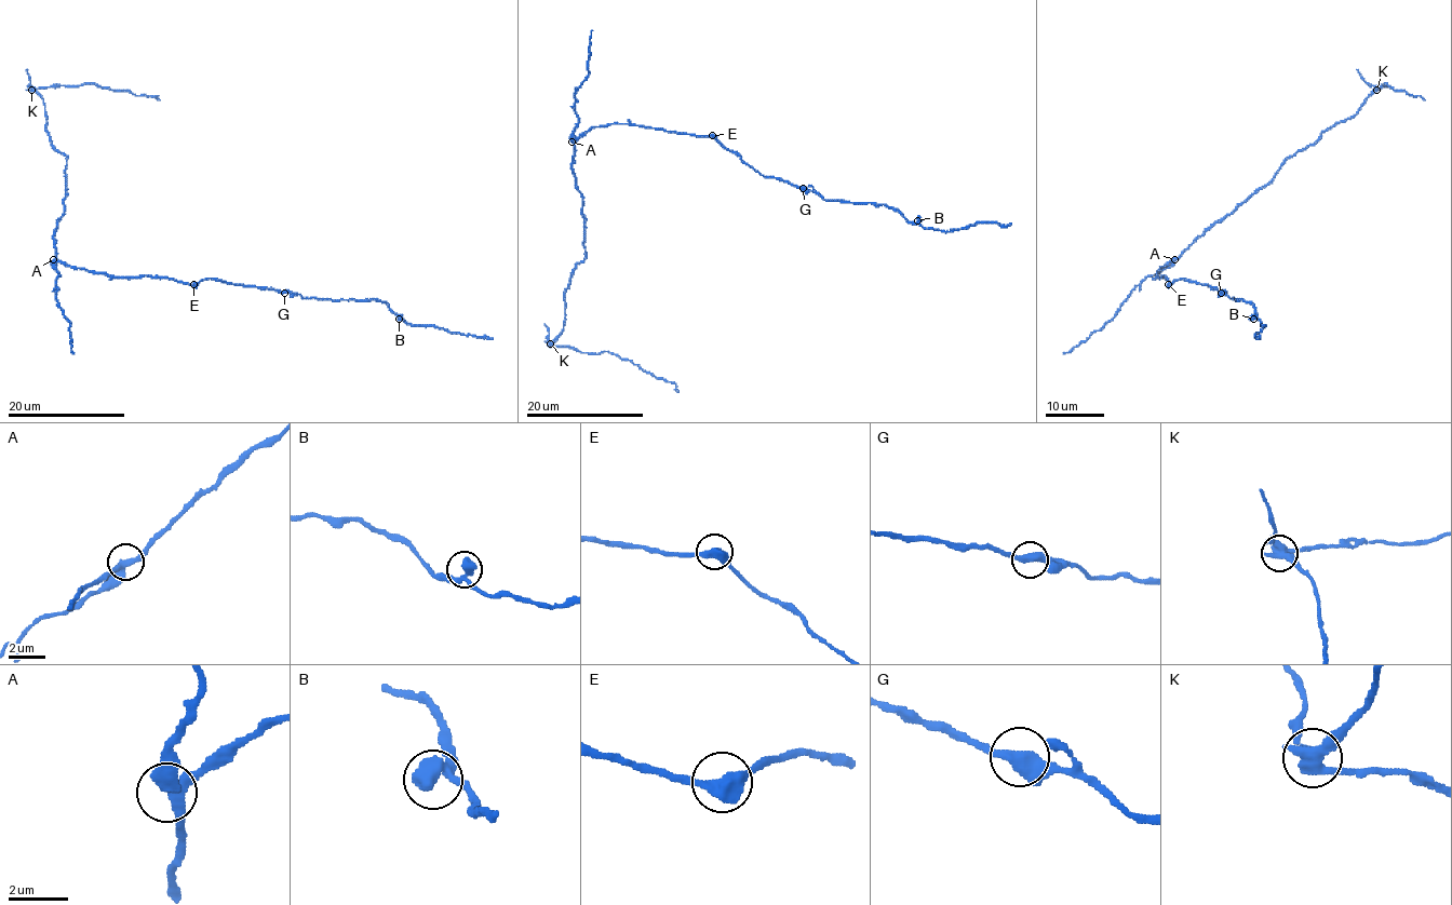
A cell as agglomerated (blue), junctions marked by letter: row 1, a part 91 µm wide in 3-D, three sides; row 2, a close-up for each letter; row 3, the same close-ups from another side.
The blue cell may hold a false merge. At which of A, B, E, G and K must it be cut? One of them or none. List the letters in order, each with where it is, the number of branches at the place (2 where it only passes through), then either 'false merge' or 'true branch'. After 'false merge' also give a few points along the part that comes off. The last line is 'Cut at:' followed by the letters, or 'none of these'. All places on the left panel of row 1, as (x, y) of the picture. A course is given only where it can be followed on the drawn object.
A: at (53, 259); 3 branches meet; true branch
B: at (399, 319); 2 branches meet; true branch
E: at (193, 284); 2 branches meet; true branch
G: at (284, 293); 3 branches meet; true branch
K: at (31, 90); 3 branches meet; false merge; foreign part runs (31, 90), (94, 84), (138, 95), (157, 95), (160, 100)
Cut at: K

